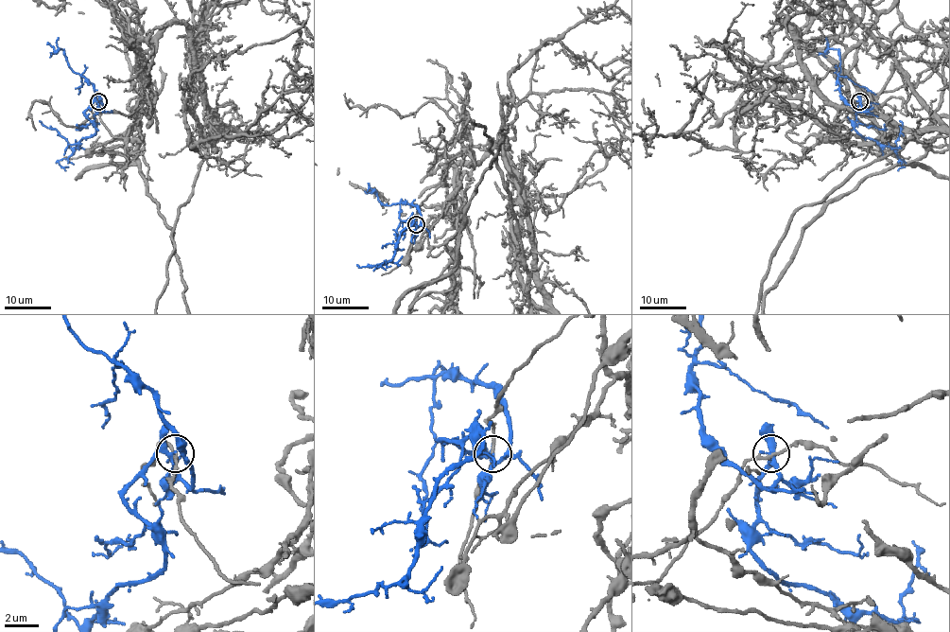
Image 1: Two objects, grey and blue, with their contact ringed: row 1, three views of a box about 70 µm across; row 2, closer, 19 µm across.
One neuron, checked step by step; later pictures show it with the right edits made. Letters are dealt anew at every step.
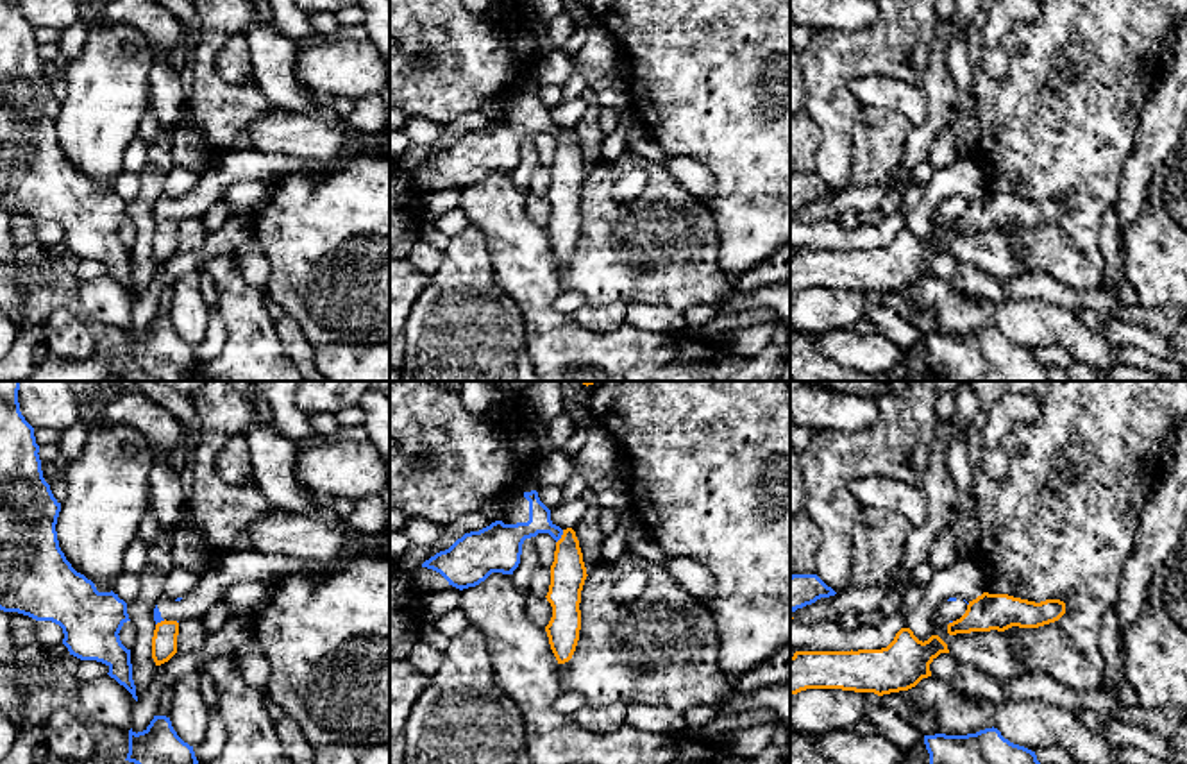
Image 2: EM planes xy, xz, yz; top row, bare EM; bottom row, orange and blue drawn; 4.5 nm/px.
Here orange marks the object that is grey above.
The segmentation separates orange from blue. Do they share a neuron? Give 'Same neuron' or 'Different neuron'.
Different neuron

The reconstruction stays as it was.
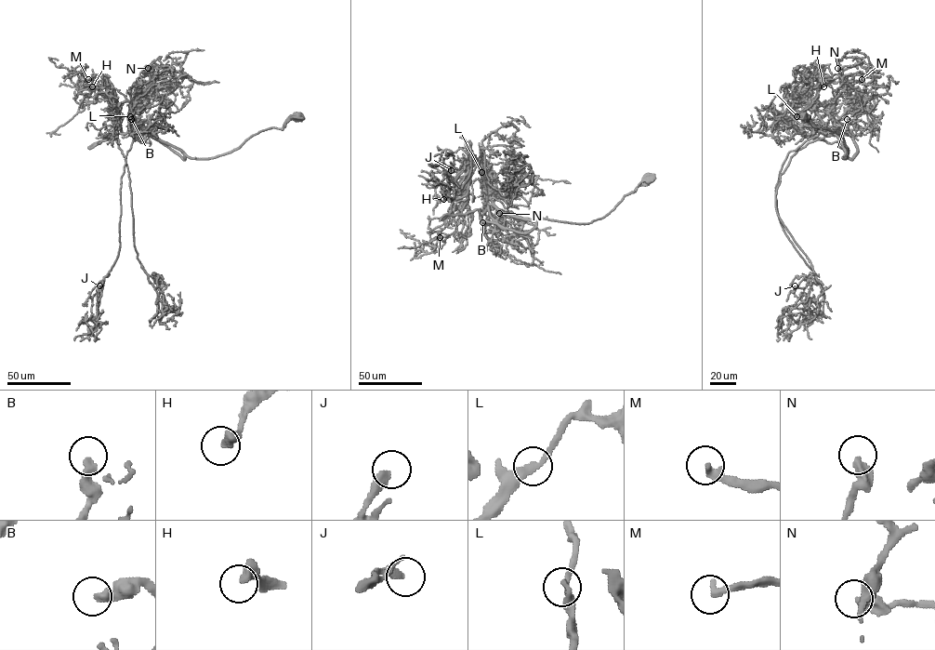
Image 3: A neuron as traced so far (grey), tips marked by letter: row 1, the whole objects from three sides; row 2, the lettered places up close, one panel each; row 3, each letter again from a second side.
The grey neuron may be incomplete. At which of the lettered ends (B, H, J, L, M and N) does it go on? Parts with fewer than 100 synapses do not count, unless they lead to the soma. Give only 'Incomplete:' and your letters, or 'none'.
Incomplete: M

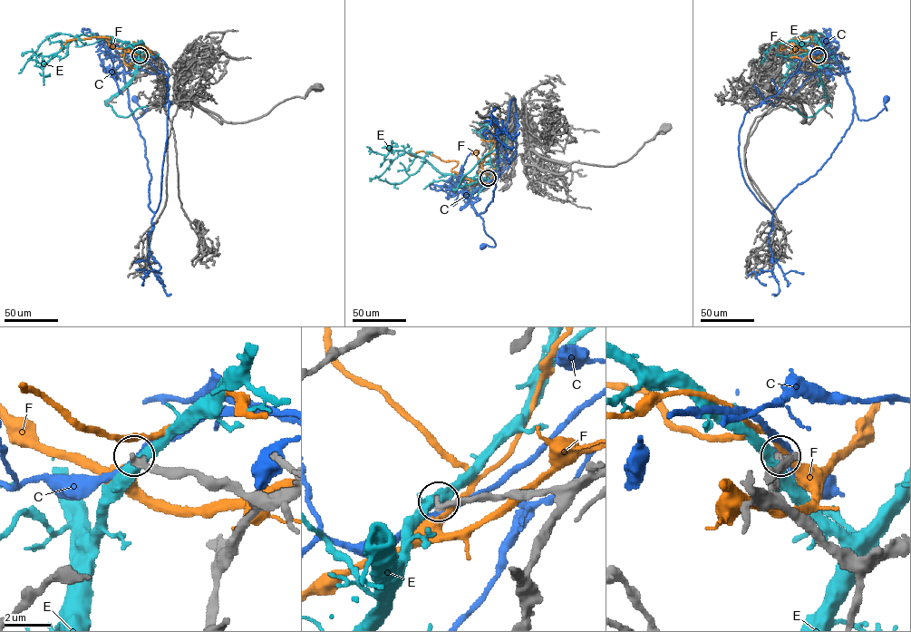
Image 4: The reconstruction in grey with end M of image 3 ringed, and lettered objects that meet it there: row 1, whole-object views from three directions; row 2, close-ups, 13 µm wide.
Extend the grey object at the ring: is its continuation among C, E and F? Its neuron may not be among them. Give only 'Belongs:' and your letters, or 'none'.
Belongs: none

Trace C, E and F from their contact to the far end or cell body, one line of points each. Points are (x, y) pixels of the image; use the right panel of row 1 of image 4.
C: (818, 55), (803, 57), (740, 128), (741, 175), (770, 210), (830, 157), (855, 109), (867, 120), (886, 99)
E: (818, 55), (824, 54), (821, 44), (803, 34), (787, 73)
F: (818, 55), (822, 50), (816, 48), (809, 36), (790, 40), (795, 43), (794, 52)

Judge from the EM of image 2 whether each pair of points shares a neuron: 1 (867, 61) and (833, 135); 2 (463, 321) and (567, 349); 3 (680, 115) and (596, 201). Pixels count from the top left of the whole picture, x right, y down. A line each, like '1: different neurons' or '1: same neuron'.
1: same neuron
2: different neurons
3: different neurons

